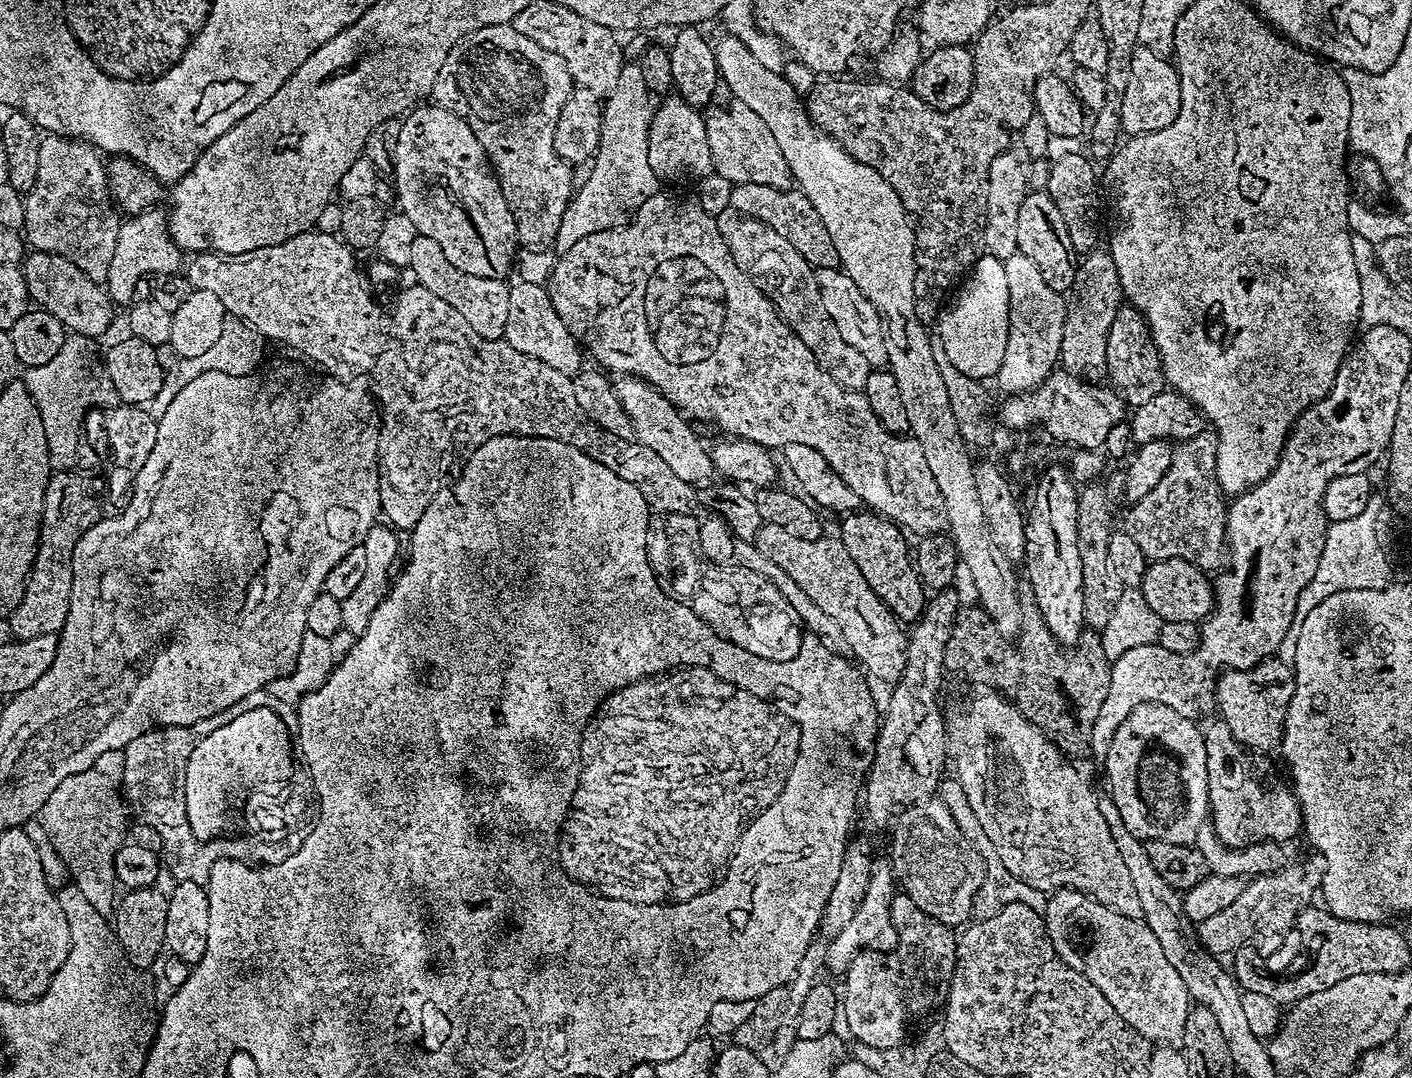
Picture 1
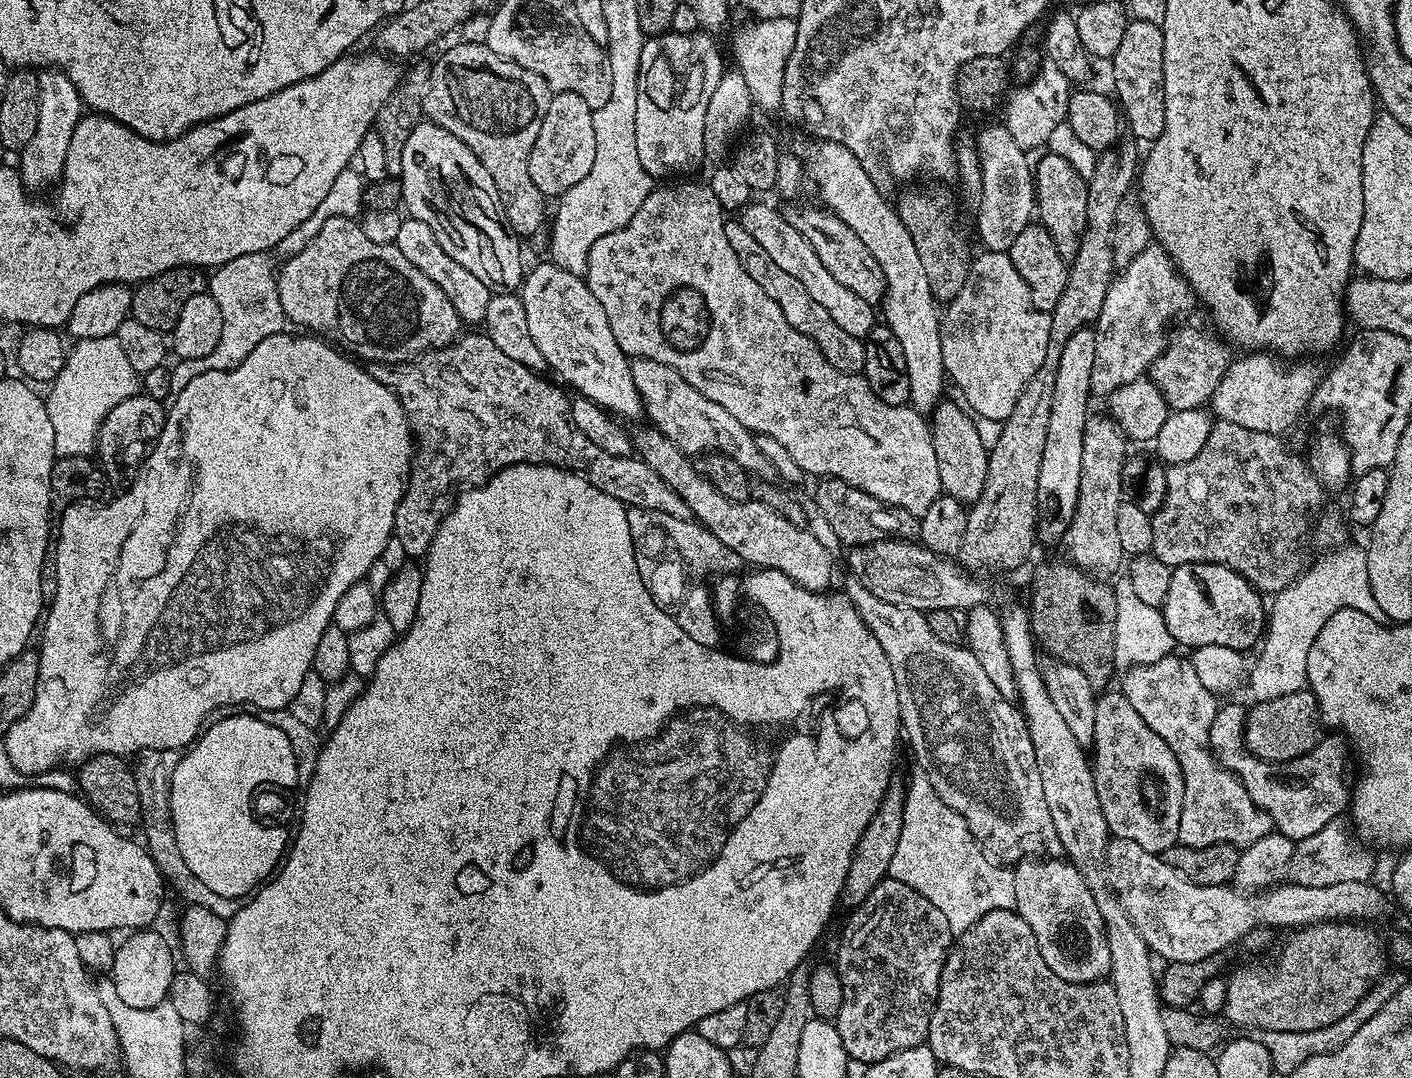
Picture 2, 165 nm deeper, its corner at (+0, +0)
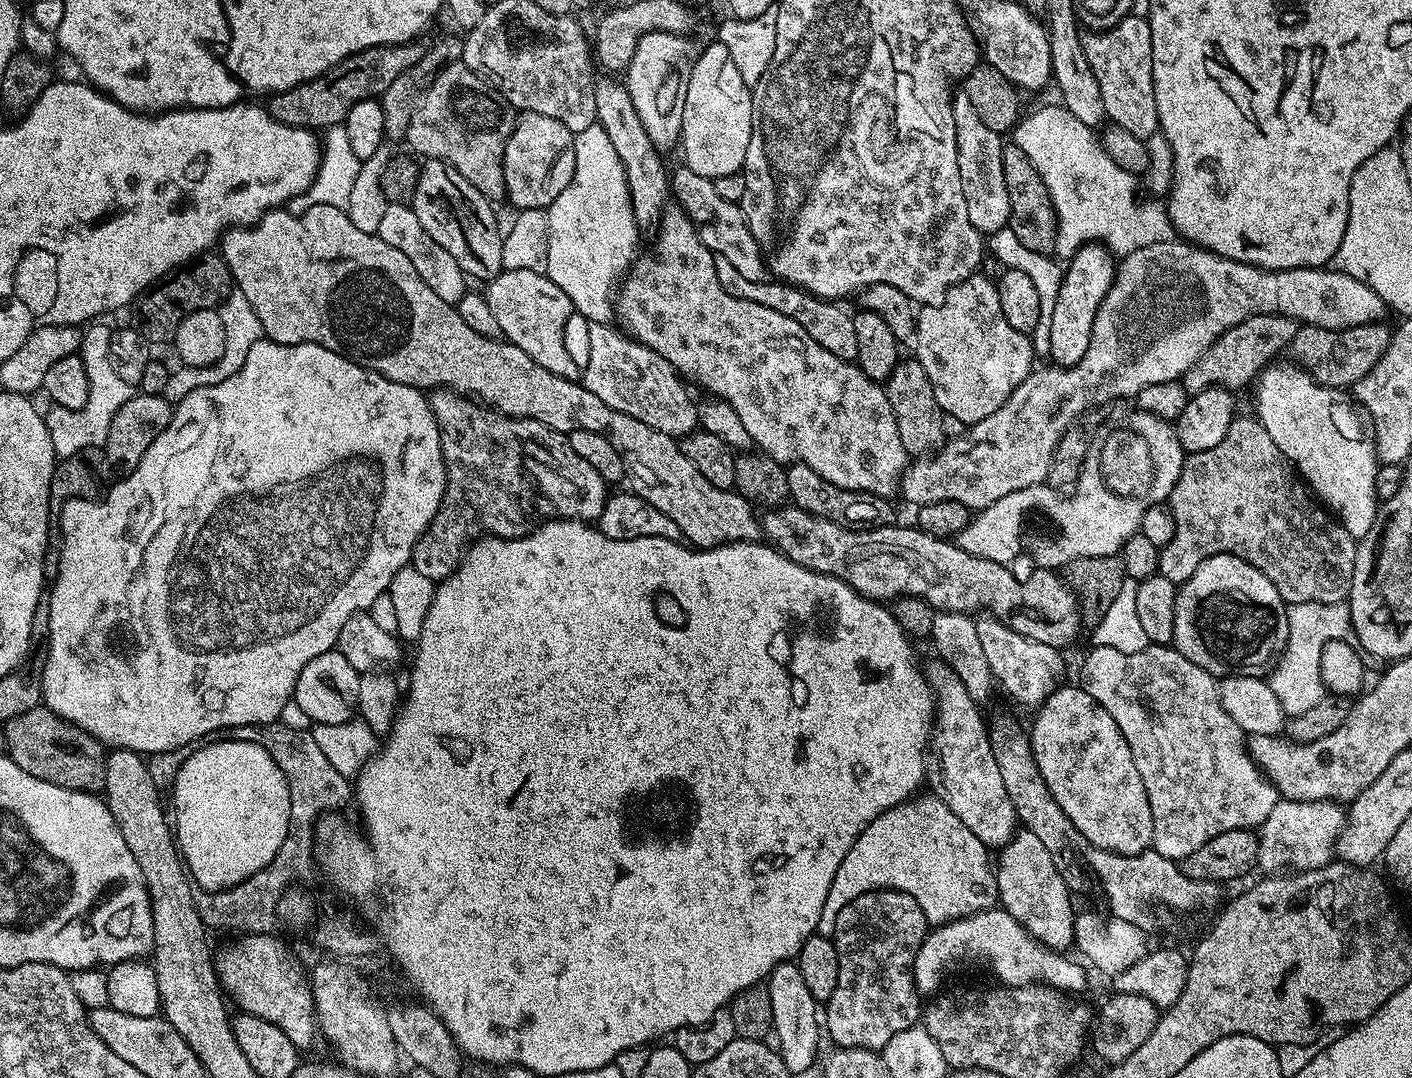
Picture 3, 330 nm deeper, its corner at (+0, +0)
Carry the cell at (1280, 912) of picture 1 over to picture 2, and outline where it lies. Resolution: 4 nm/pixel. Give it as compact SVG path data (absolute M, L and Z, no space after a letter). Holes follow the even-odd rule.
M1343 815L1335 816L1318 834L1295 841L1296 849L1290 858L1287 879L1302 886L1334 886L1334 882L1371 881L1376 860L1354 835L1354 829Z

